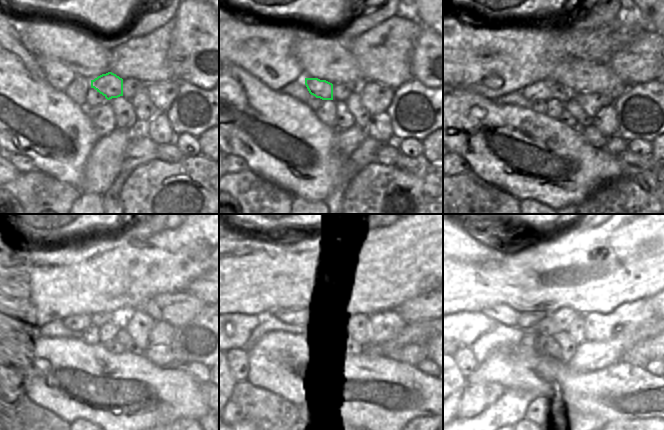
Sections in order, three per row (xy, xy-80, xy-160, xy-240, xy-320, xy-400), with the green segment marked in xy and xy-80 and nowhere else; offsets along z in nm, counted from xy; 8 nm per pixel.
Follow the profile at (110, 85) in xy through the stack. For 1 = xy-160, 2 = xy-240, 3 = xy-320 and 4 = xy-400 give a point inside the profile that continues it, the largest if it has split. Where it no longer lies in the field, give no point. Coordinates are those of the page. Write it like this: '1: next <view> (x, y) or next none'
1: next xy-160 (541, 90)
2: next xy-240 (79, 323)
3: next xy-320 (288, 316)
4: next xy-400 (512, 316)

